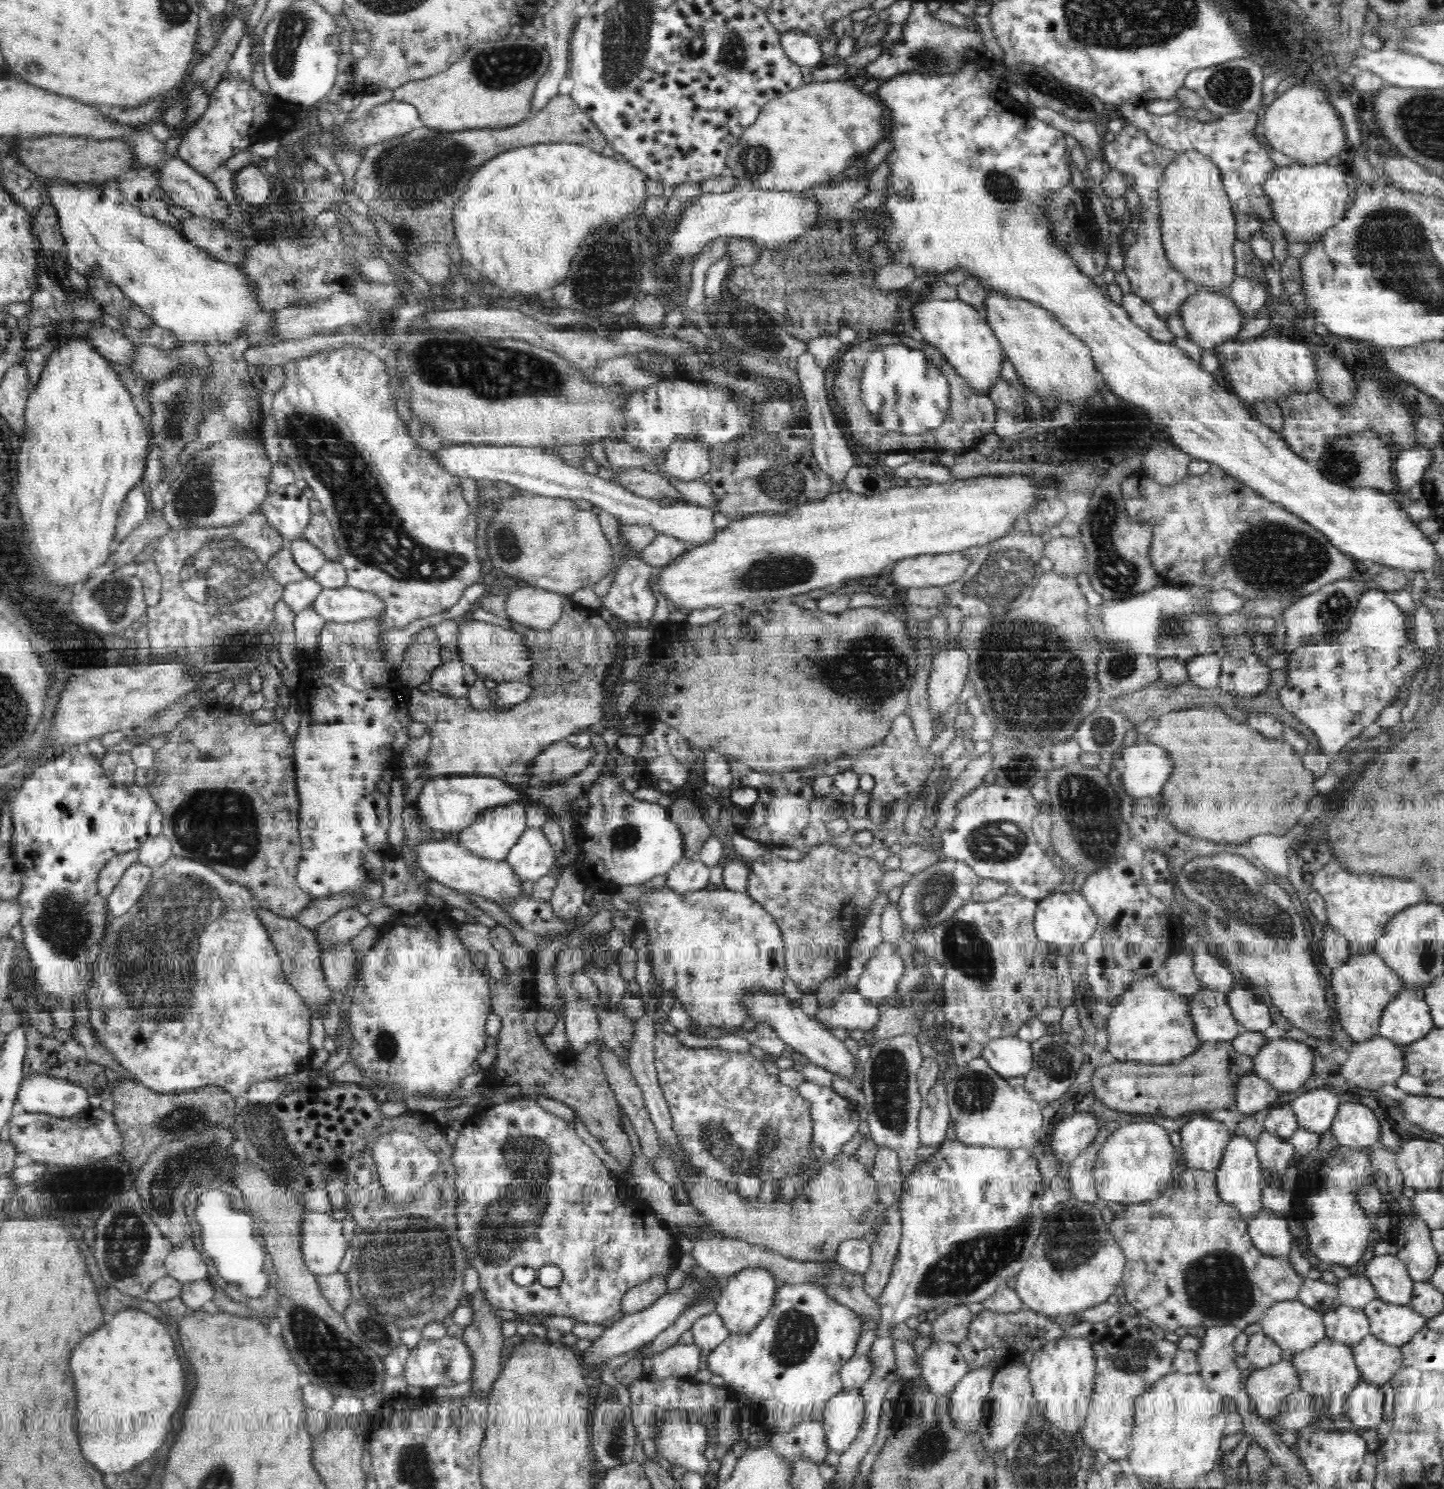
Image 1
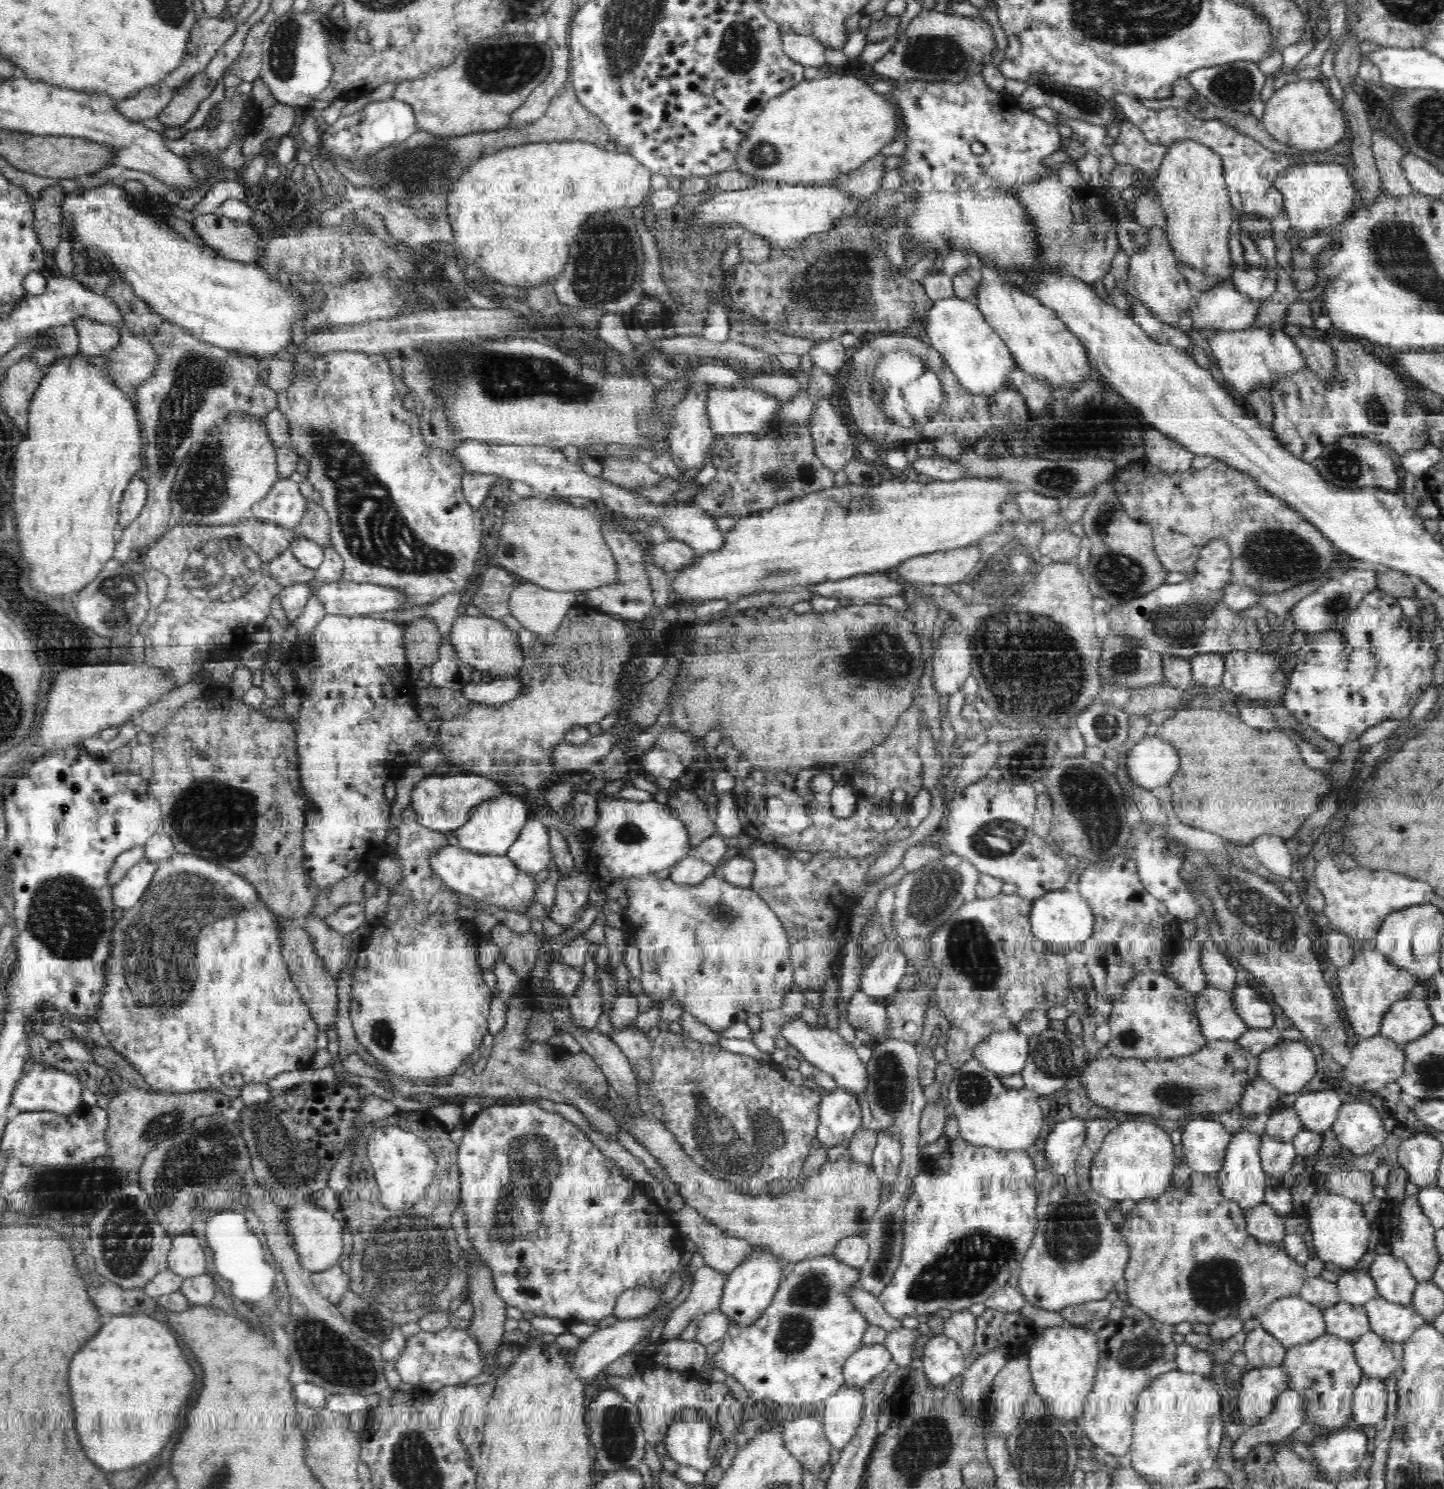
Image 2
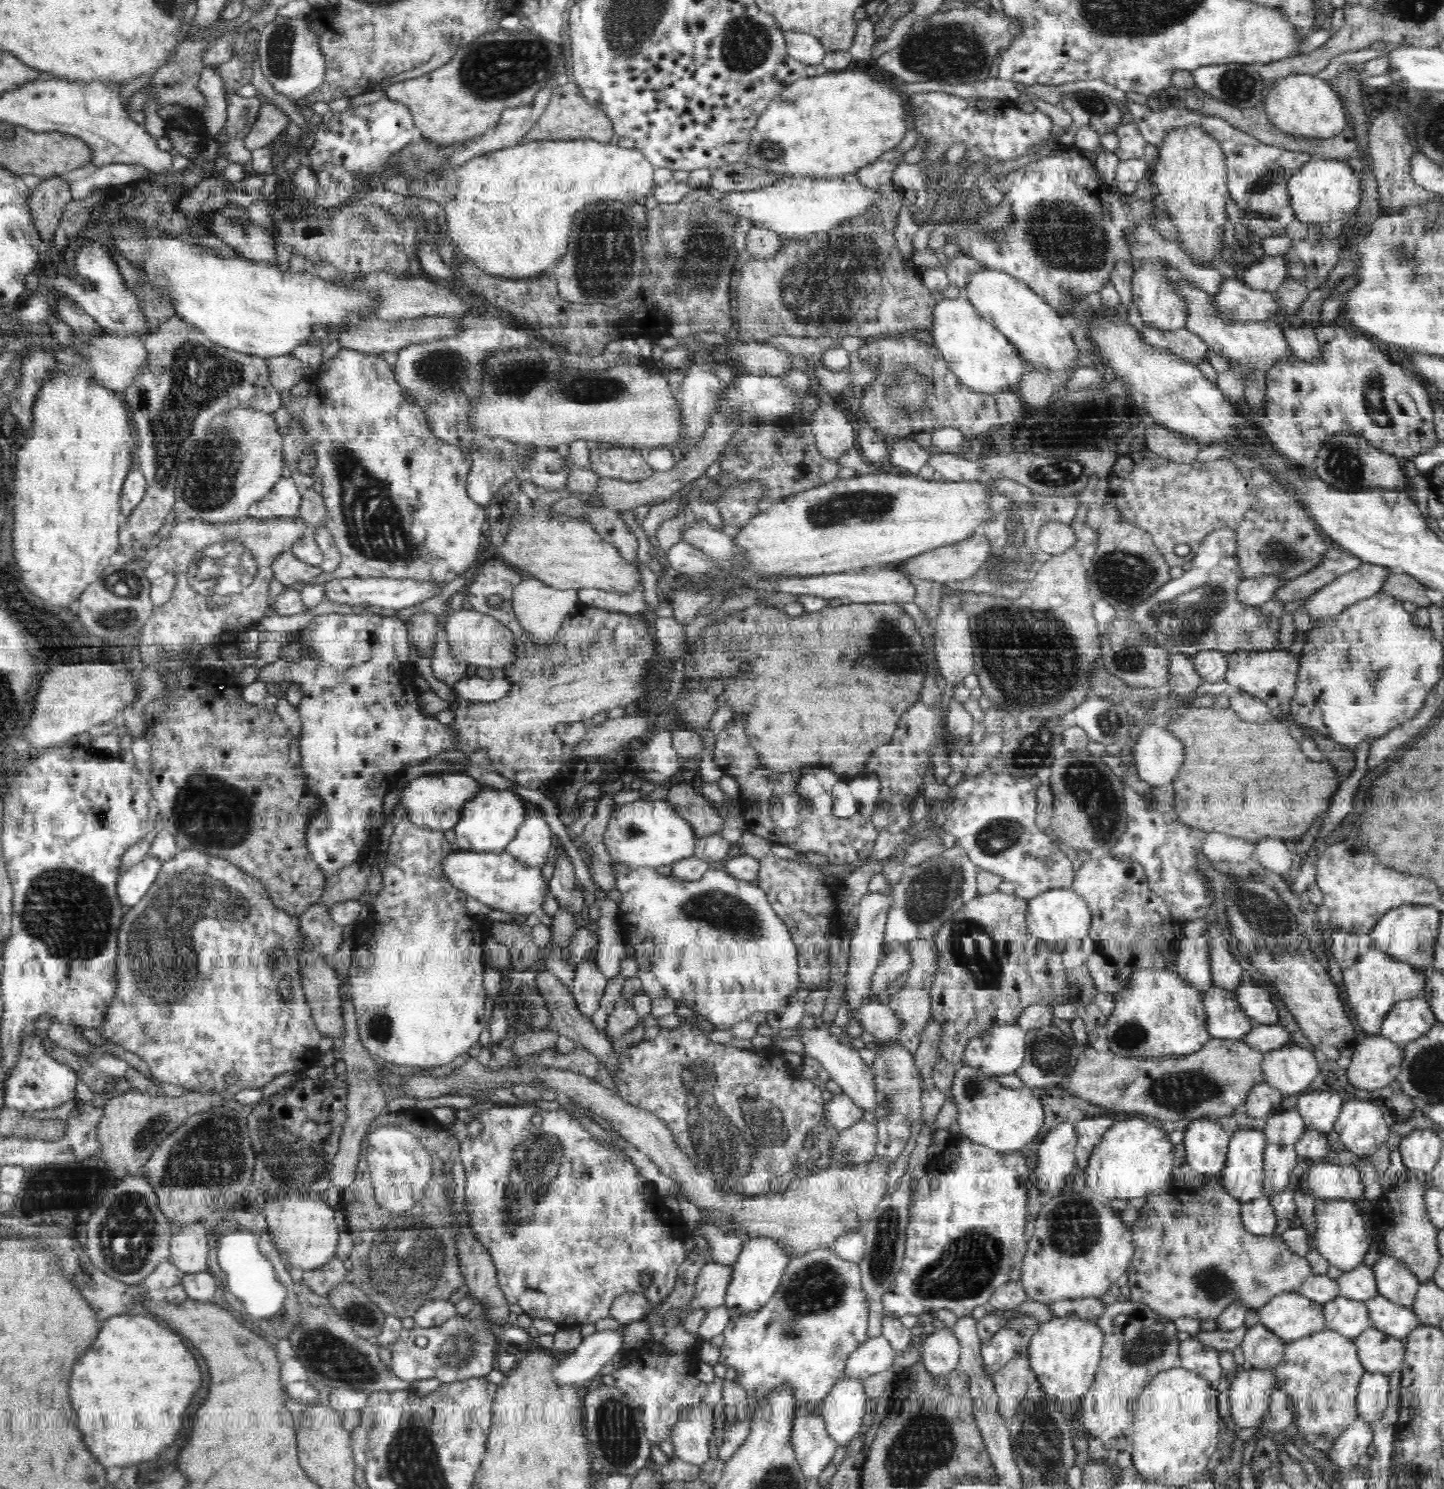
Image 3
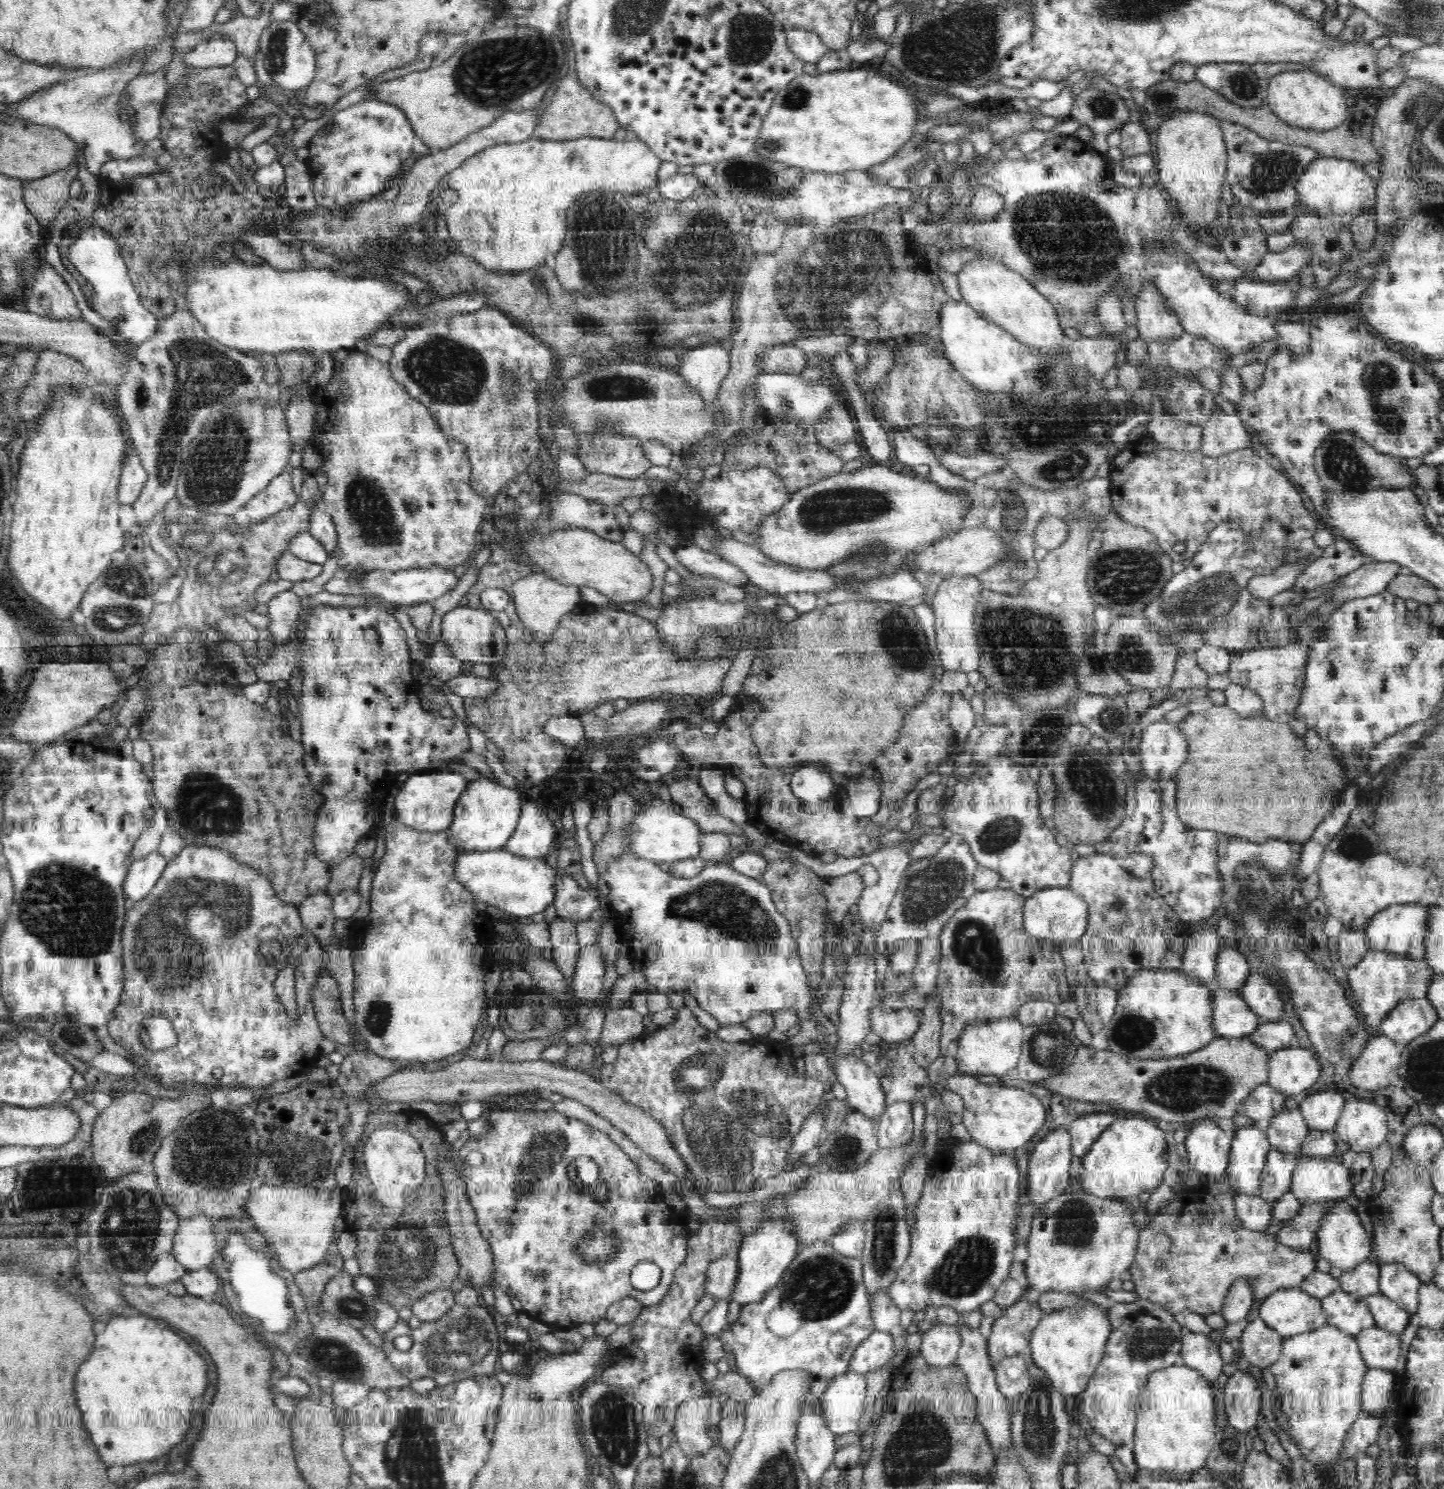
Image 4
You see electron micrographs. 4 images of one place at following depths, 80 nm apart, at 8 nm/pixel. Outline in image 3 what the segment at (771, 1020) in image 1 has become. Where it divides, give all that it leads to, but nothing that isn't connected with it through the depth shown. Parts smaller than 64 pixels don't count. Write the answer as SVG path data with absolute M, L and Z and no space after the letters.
M826 1026L814 1027L809 1030L801 1028L799 1036L800 1042L804 1045L805 1054L822 1064L822 1068L829 1072L831 1080L841 1086L843 1093L848 1095L858 1108L862 1109L865 1116L874 1118L878 1104L871 1065L862 1061L860 1053L856 1049L852 1049L843 1036L832 1035Z

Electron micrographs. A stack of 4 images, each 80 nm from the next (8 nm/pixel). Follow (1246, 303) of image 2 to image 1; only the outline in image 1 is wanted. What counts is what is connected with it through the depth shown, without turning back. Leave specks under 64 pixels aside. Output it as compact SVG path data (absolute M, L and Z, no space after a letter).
M1200 291L1181 304L1180 320L1186 330L1187 339L1202 350L1214 348L1230 336L1238 334L1246 322L1246 314L1233 302L1226 292Z

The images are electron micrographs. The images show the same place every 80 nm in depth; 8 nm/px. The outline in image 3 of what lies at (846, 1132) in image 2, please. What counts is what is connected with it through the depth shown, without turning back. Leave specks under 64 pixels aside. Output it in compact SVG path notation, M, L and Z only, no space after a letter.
M838 1093L832 1097L830 1102L825 1104L825 1117L825 1126L834 1126L840 1134L846 1128L854 1126L858 1120L865 1118L865 1114L848 1095Z

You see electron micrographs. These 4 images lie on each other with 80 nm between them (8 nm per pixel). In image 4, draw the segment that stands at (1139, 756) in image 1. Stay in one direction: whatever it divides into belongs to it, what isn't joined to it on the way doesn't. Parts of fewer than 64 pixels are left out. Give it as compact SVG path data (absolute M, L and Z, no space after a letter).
M1162 717L1144 729L1138 749L1146 775L1168 779L1186 762L1188 742L1177 724L1167 723Z

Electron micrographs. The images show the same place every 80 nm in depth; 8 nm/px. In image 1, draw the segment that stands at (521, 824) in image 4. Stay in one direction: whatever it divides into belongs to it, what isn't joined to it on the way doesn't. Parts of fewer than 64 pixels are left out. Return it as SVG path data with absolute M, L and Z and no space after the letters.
M528 827L507 854L518 879L528 886L550 874L556 863L554 849L541 828Z

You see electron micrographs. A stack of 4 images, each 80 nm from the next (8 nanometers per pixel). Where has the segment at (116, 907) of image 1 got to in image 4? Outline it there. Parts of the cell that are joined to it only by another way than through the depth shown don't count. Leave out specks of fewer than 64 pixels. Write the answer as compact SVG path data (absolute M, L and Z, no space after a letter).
M157 851L133 862L124 882L124 895L129 904L142 900L154 888L168 862L169 860Z

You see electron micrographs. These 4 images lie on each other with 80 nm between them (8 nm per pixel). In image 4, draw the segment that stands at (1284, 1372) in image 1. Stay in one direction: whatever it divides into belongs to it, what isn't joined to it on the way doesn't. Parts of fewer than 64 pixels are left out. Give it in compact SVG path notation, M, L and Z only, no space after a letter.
M1236 1371L1222 1387L1225 1411L1231 1428L1245 1433L1258 1424L1261 1400L1260 1382L1250 1373Z

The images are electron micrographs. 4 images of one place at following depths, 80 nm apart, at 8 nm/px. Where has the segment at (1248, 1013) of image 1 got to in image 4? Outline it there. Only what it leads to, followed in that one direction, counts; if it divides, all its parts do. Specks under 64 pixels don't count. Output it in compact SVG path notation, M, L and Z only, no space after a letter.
M1250 975L1238 993L1260 1016L1261 1023L1282 1020L1285 1013L1284 1003L1280 998L1280 990L1266 976Z

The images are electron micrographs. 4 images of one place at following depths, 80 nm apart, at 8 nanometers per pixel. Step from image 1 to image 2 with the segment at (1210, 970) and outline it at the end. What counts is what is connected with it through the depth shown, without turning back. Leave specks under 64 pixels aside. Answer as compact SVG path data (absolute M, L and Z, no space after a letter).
M1214 941L1201 942L1201 967L1208 987L1214 986L1229 993L1232 992L1238 972L1230 960L1220 953Z

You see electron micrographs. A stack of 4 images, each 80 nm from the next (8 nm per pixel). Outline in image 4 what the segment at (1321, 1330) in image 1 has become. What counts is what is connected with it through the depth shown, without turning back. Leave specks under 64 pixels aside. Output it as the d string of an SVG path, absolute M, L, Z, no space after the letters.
M1300 1287L1281 1289L1267 1296L1260 1306L1259 1316L1283 1338L1312 1331L1327 1323L1321 1299Z

